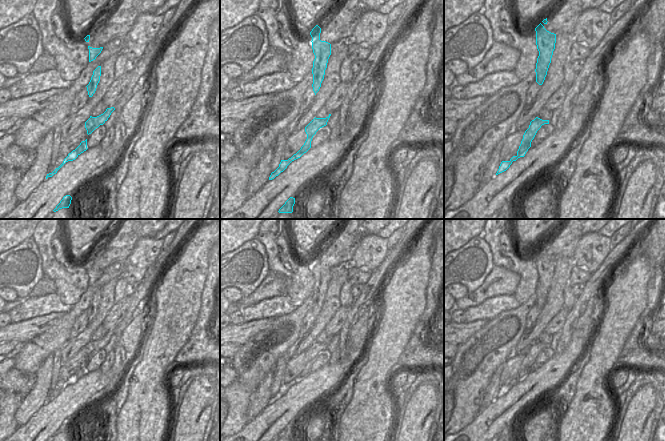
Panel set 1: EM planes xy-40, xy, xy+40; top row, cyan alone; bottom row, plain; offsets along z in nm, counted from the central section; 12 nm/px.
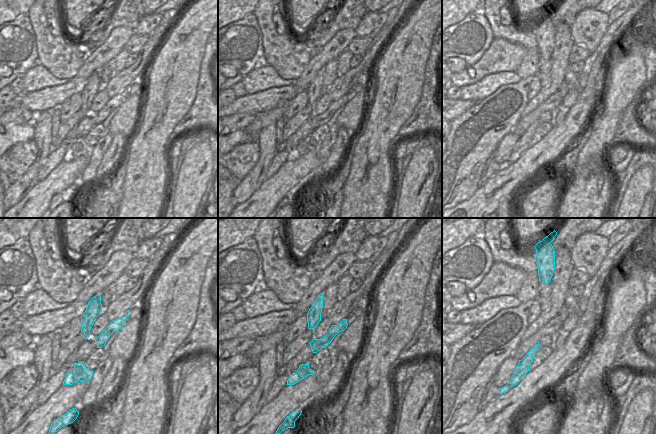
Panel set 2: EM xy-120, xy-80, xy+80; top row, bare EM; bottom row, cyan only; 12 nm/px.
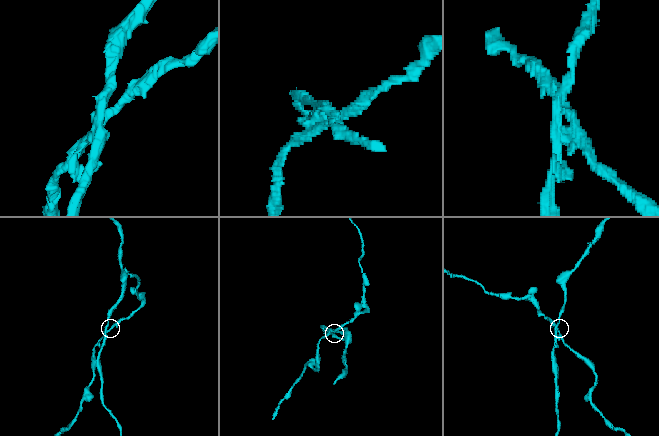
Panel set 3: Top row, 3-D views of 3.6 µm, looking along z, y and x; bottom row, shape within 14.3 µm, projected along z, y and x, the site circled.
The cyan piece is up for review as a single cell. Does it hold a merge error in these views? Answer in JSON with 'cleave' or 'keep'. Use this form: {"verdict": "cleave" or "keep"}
{"verdict": "cleave"}

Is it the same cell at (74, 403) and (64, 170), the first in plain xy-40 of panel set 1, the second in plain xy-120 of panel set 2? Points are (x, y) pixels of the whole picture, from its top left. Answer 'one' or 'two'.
one

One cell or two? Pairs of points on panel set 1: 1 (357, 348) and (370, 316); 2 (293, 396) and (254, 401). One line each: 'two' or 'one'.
1: one
2: two

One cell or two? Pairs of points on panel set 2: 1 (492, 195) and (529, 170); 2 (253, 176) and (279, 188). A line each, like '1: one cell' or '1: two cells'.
1: one cell
2: two cells

